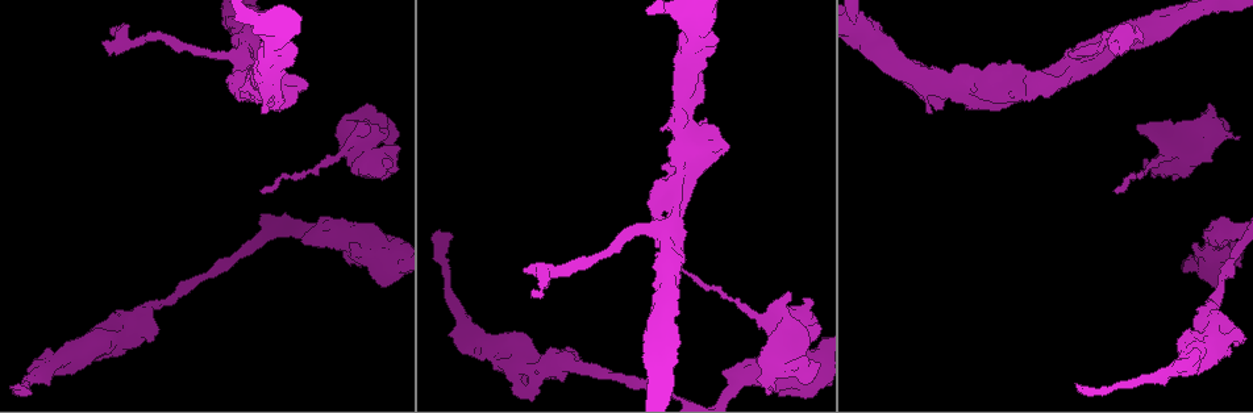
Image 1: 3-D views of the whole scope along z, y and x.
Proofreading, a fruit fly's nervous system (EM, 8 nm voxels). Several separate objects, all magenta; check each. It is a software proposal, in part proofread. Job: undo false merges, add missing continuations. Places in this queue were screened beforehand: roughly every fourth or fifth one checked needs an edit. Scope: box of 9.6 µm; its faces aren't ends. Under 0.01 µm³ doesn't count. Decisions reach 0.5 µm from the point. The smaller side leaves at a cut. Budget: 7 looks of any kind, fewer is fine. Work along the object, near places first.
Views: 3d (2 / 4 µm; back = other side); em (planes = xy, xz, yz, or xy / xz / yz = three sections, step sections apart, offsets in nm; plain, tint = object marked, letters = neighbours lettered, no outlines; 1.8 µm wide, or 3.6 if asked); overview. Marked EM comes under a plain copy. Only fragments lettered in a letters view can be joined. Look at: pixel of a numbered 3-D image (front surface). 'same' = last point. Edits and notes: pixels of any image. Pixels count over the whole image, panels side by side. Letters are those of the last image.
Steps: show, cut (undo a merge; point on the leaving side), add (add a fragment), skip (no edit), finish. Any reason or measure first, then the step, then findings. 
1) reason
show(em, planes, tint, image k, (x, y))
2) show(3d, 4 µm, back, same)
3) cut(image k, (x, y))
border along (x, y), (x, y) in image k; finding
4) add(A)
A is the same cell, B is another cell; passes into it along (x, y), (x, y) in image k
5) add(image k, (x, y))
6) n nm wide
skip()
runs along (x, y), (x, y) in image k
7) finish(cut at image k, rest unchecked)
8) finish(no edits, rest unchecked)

show(em, 3.6 µm, yz, step 16, tint, image 1, (1140, 40))

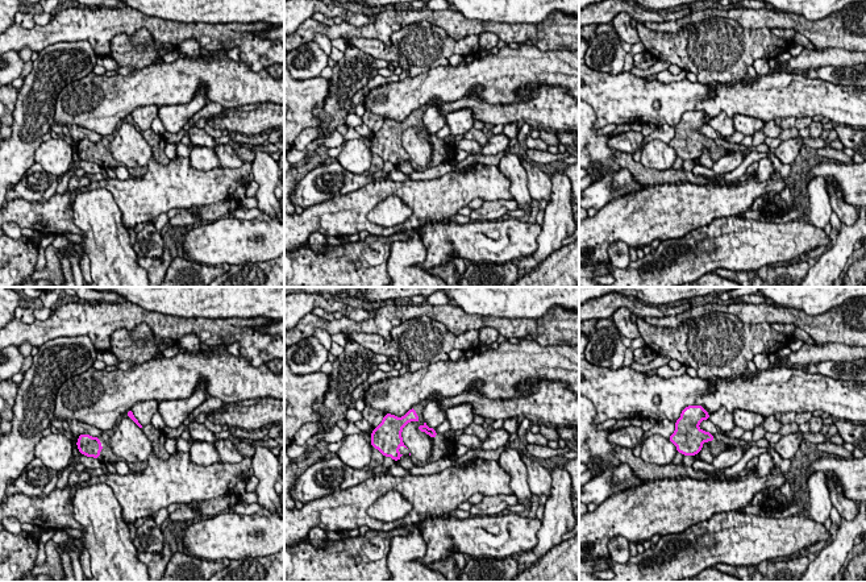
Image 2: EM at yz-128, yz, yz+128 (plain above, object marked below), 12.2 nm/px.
show(em, 3.6 µm, planes, letters, same)

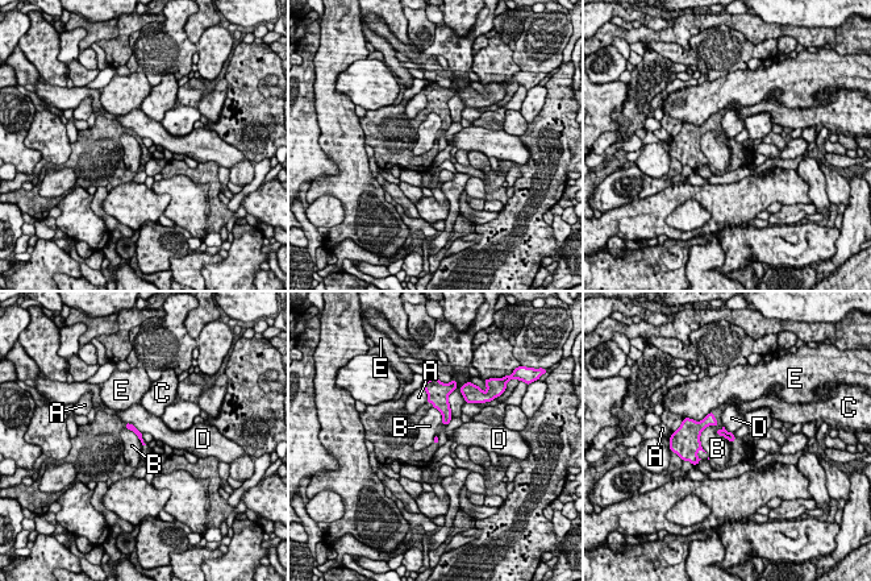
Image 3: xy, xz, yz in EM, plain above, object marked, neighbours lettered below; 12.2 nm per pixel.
skip()
A, B, C, D and E are other cells; runs along (730, 436), (704, 423), (692, 438) in image 3; no lettered fragment goes on from it

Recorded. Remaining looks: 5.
stops while still wide
show(3d, 2 µm, back, image 1, (1065, 85))

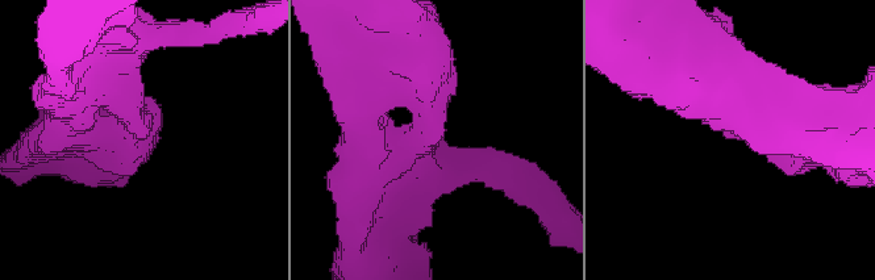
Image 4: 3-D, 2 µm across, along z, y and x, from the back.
show(em, planes, letters, image 4, (441, 138))

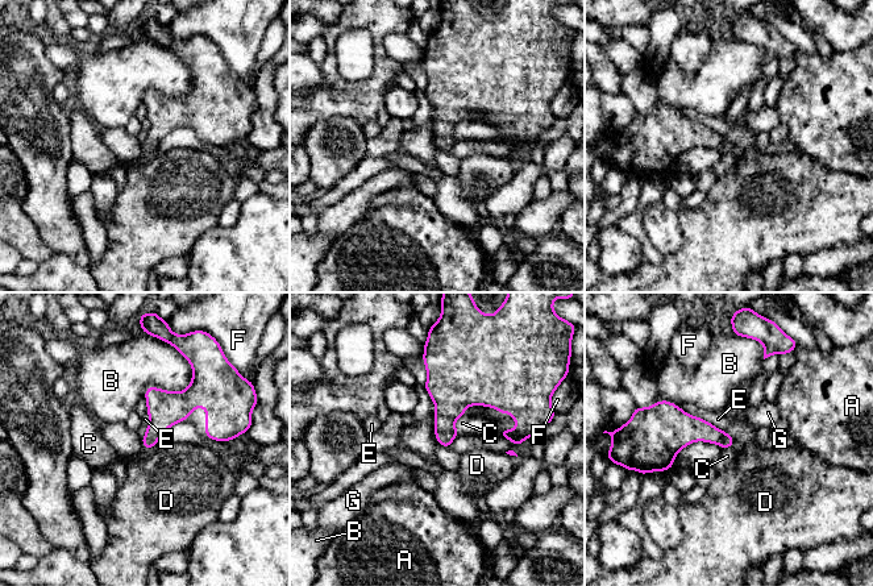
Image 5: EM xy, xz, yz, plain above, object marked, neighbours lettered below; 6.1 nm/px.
skip()
A, B, C, D, E, F and G are other cells; border along (465, 415), (456, 420), (456, 429) in image 5; none of them fits

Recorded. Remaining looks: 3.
a fork
show(em, 3.6 µm, planes, tint, image 1, (332, 229))

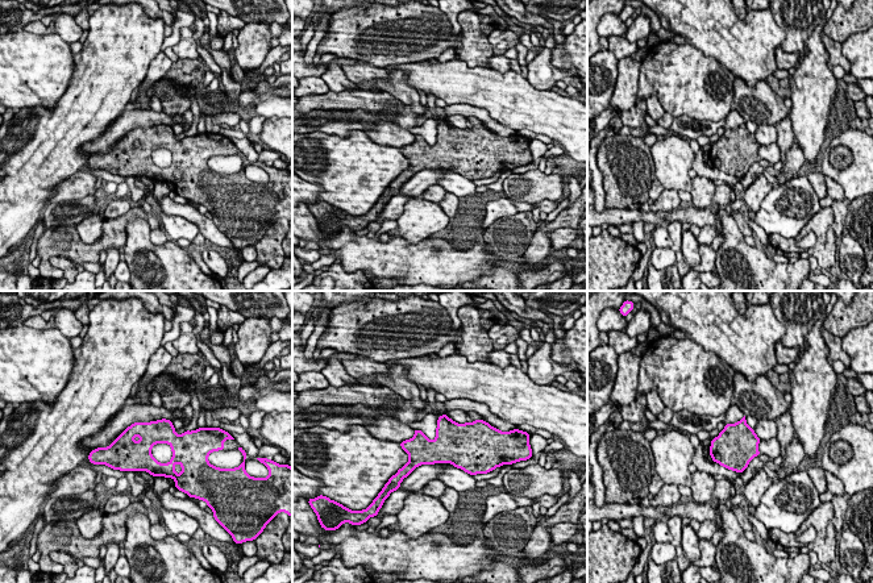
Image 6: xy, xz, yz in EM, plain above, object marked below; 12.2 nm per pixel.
show(em, 3.6 µm, planes, letters, same)

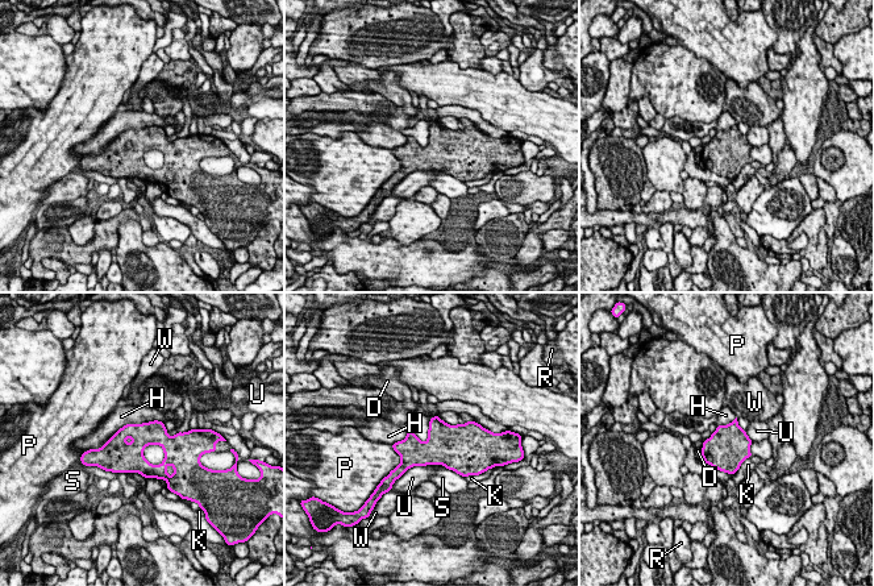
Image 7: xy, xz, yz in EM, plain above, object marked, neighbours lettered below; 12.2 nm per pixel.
440 nm wide
skip()
D, H, K, P, R, S, U and W are other cells; border along (163, 422), (127, 423), (92, 449) in image 7; continuous, no second cell

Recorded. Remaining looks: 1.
finish(no edits, rest unchecked)

